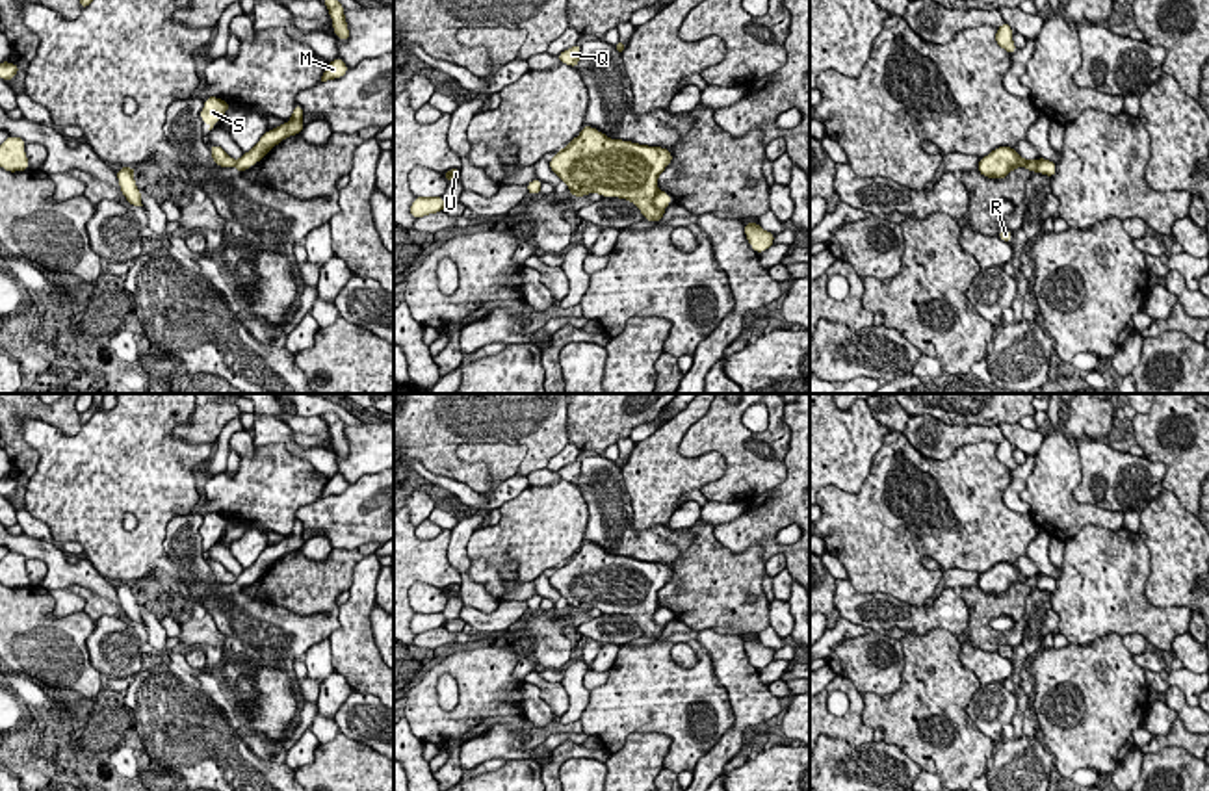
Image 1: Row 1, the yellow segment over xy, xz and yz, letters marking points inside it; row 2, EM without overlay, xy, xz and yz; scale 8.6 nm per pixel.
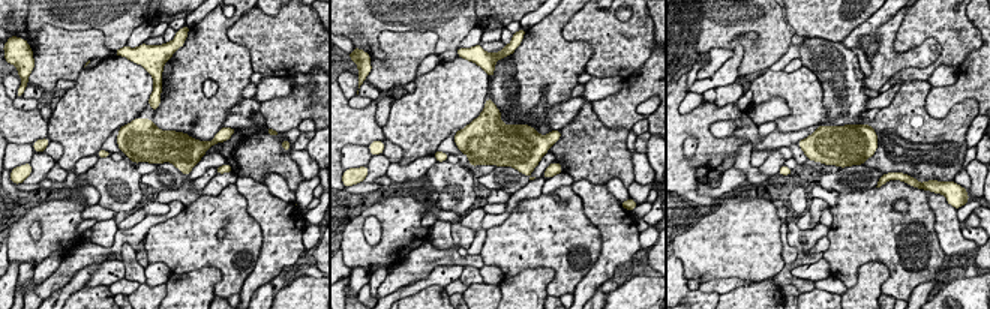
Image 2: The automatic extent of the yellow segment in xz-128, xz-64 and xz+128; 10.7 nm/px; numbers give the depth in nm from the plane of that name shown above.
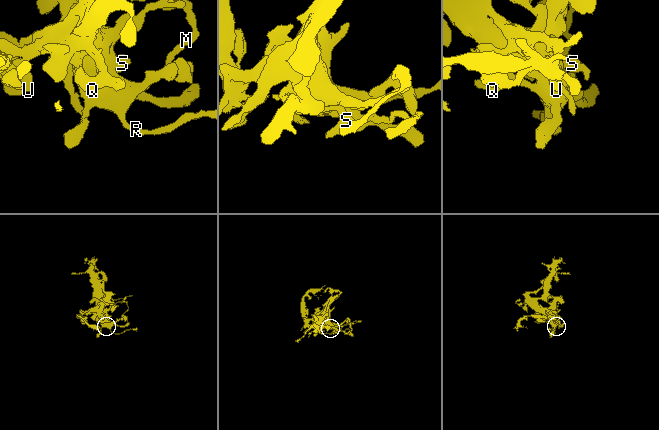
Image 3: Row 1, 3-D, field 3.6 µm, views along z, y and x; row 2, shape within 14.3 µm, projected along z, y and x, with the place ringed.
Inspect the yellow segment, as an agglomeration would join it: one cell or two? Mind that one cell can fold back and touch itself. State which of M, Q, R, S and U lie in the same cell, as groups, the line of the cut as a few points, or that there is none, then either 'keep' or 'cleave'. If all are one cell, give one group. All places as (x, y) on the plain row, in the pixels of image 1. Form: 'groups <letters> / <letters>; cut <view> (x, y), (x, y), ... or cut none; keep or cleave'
groups M / Q R S U; cut xz (658, 608), (652, 619), (663, 626); cleave

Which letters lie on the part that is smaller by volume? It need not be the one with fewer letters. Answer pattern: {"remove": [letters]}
{"remove": ["M"]}

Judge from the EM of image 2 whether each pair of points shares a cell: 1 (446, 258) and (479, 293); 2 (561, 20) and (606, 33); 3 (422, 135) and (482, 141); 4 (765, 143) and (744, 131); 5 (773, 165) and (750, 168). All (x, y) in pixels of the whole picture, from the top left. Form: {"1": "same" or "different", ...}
{"1": "different", "2": "different", "3": "different", "4": "same", "5": "different"}

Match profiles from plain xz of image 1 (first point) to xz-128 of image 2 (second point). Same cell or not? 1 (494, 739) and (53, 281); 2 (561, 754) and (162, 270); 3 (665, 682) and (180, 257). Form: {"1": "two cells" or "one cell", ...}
{"1": "one cell", "2": "one cell", "3": "one cell"}

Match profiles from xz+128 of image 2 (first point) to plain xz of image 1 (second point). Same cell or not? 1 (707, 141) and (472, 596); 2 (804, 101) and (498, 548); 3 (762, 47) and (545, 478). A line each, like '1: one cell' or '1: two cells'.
1: two cells
2: one cell
3: two cells

